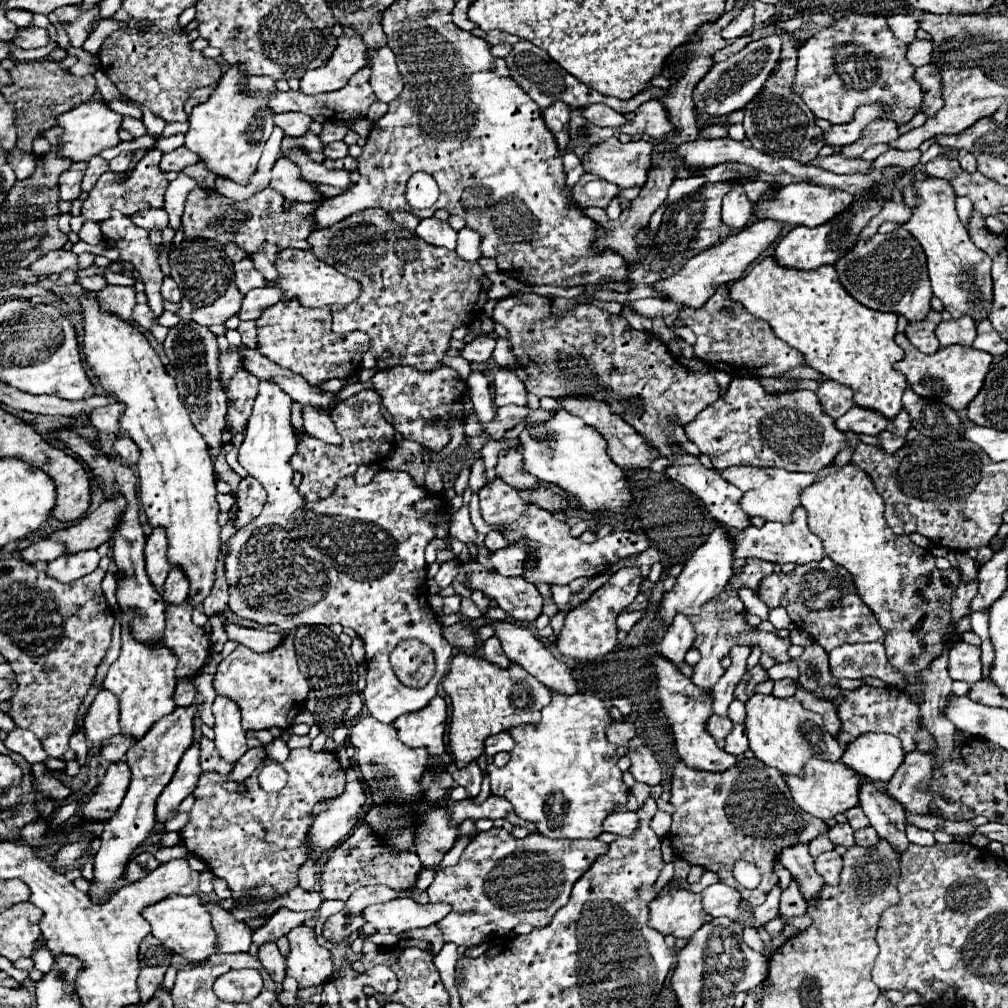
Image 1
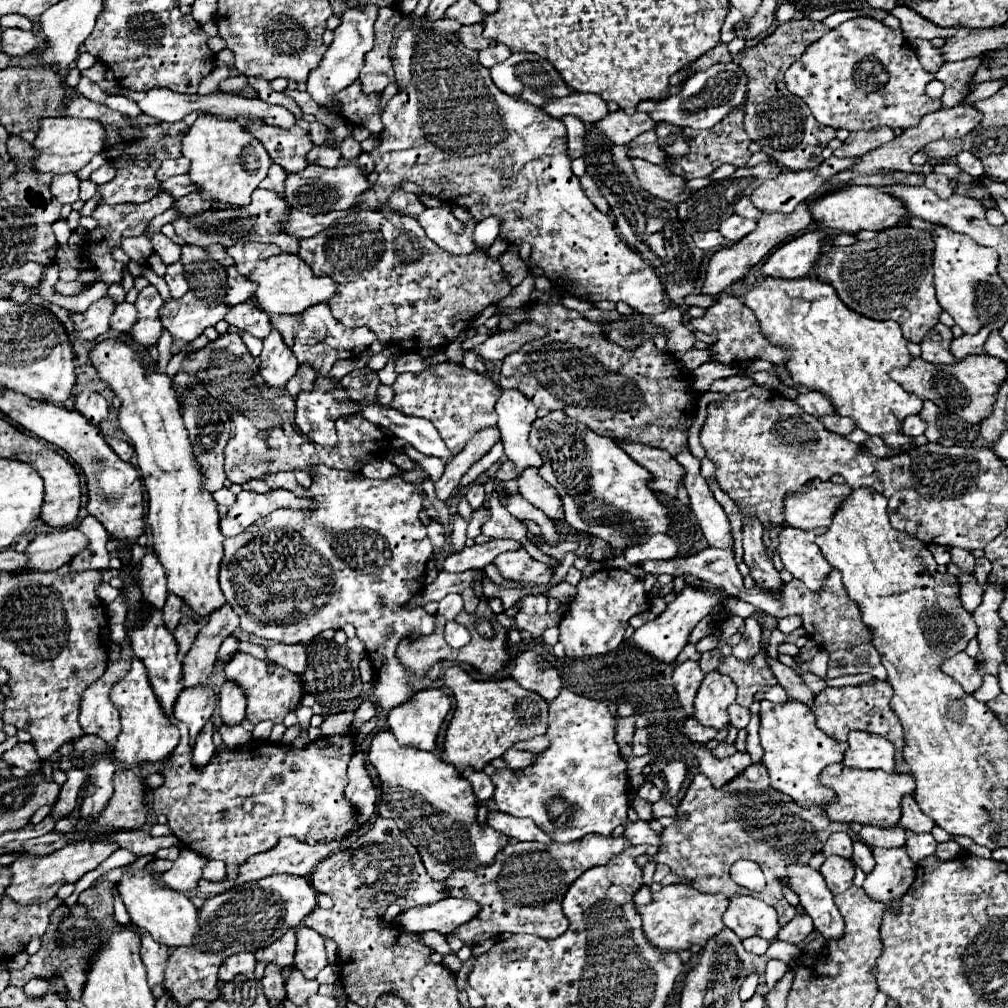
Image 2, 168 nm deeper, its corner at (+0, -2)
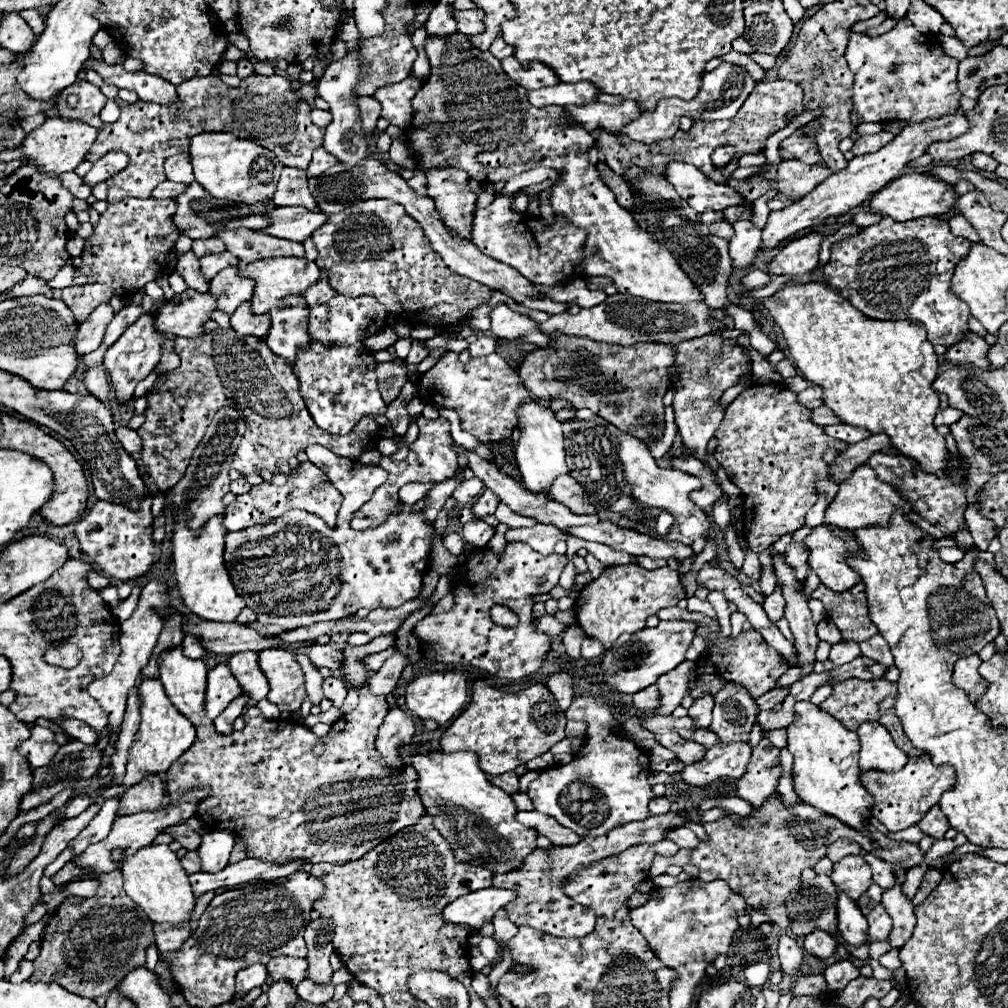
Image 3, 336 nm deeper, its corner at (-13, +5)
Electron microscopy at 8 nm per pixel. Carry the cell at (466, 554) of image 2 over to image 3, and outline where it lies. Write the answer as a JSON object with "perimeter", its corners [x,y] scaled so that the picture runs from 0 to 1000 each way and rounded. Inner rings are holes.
{"perimeter":[[[532,519],[528,525],[504,525],[501,530],[502,537],[516,537],[526,541],[530,547],[538,551],[546,551],[550,547],[550,541],[556,535],[562,535],[563,531],[548,521],[538,521]]]}

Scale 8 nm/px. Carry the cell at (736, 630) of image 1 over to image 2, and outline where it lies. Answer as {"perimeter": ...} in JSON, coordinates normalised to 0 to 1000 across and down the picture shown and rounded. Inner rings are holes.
{"perimeter":[[[703,667],[689,692],[689,714],[697,720],[717,724],[723,720],[721,702],[729,696],[729,679],[723,671]]]}

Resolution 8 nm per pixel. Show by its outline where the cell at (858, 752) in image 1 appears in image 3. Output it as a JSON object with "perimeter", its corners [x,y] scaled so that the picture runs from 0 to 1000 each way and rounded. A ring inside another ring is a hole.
{"perimeter":[[[855,717],[849,727],[853,731],[853,763],[891,765],[899,759],[901,749],[889,741],[885,729],[873,717]]]}

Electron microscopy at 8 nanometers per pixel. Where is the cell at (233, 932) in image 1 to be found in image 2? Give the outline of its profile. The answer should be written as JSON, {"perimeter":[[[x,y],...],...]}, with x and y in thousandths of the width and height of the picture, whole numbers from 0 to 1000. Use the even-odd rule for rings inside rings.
{"perimeter":[[[239,944],[221,954],[221,958],[217,960],[217,972],[229,974],[235,966],[241,966],[243,970],[251,972],[251,962],[253,962],[253,948],[249,944]]]}

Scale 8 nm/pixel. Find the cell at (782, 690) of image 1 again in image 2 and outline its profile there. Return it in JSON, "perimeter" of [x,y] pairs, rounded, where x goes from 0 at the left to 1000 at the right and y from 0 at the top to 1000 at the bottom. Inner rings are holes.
{"perimeter":[[[771,679],[771,681],[765,681],[765,683],[757,683],[757,687],[751,687],[749,688],[749,694],[763,694],[763,696],[781,696],[783,690],[781,687]]]}

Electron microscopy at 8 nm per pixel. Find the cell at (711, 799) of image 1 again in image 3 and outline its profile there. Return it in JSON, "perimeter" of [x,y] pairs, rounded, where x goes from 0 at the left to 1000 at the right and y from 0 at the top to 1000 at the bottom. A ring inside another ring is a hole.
{"perimeter":[[[772,787],[762,791],[756,801],[746,801],[746,807],[734,814],[728,814],[726,811],[714,811],[708,816],[698,816],[698,822],[702,826],[702,834],[694,834],[688,842],[675,842],[665,850],[651,848],[647,854],[645,870],[659,866],[665,858],[690,858],[694,862],[694,874],[716,872],[724,878],[726,884],[734,886],[744,900],[760,898],[762,908],[774,922],[782,922],[786,916],[780,906],[780,894],[788,886],[792,886],[794,866],[800,860],[808,860],[819,848],[819,840],[833,830],[845,832],[857,844],[869,844],[869,848],[873,848],[875,852],[899,858],[901,862],[913,858],[917,852],[909,836],[883,834],[863,816],[859,816],[861,828],[857,828],[837,818],[833,813],[815,807],[813,803],[796,795],[792,795],[790,799],[778,799]],[[760,866],[764,866],[766,872],[760,872]]]}

